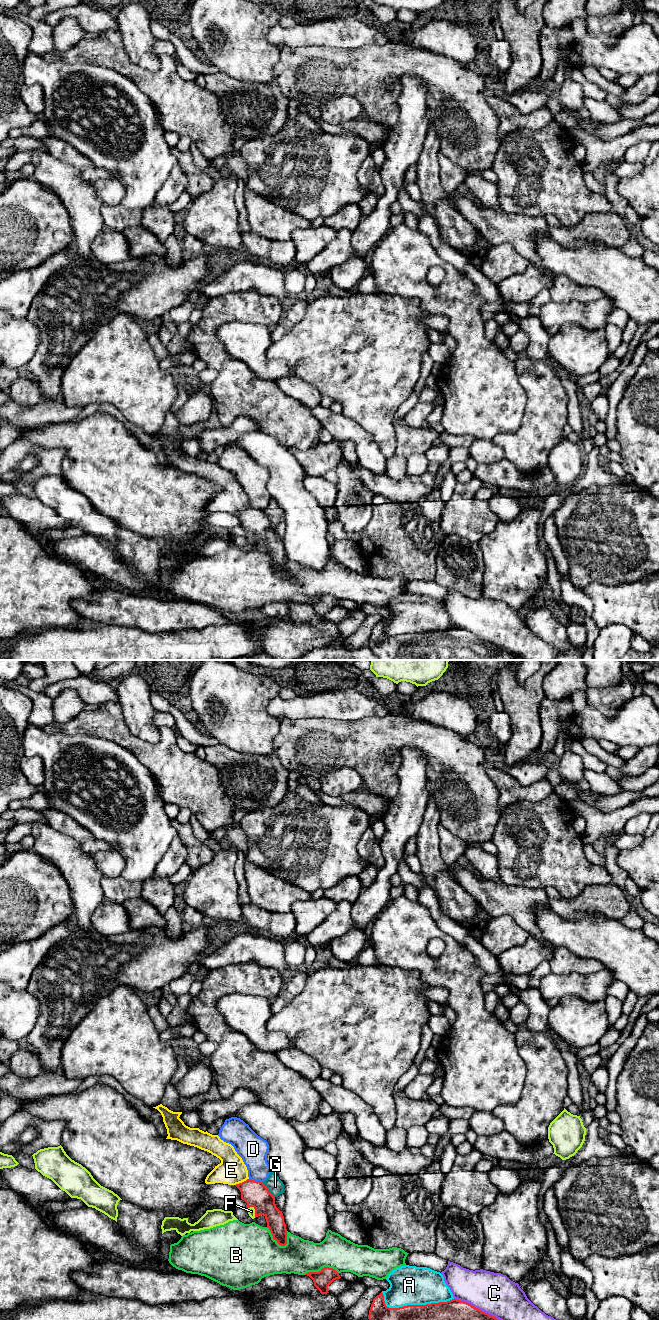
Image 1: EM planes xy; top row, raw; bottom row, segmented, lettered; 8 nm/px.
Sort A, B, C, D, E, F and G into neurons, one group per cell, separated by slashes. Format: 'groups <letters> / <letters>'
groups A / B / C / D / E / F / G

